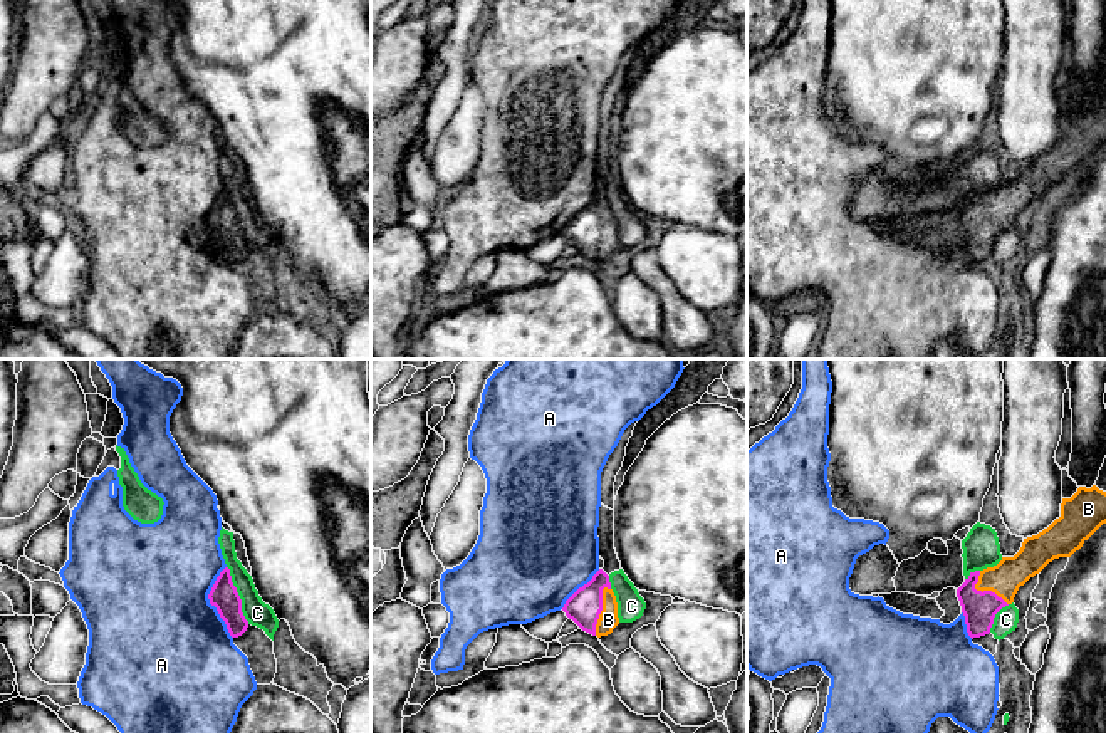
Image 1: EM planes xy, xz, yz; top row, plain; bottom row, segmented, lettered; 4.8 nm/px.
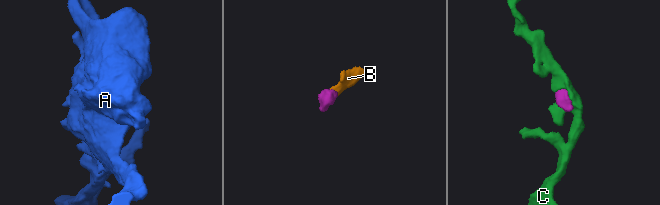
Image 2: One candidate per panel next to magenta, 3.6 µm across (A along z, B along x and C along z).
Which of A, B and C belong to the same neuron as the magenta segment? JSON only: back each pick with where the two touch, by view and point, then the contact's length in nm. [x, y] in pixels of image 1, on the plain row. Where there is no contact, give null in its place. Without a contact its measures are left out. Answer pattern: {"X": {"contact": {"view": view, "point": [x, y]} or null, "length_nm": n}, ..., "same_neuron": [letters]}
{"B": {"contact": {"view": "xz", "point": [601, 234]}, "length_nm": 240}, "same_neuron": ["B"]}

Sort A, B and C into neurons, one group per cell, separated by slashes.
A / B / C

